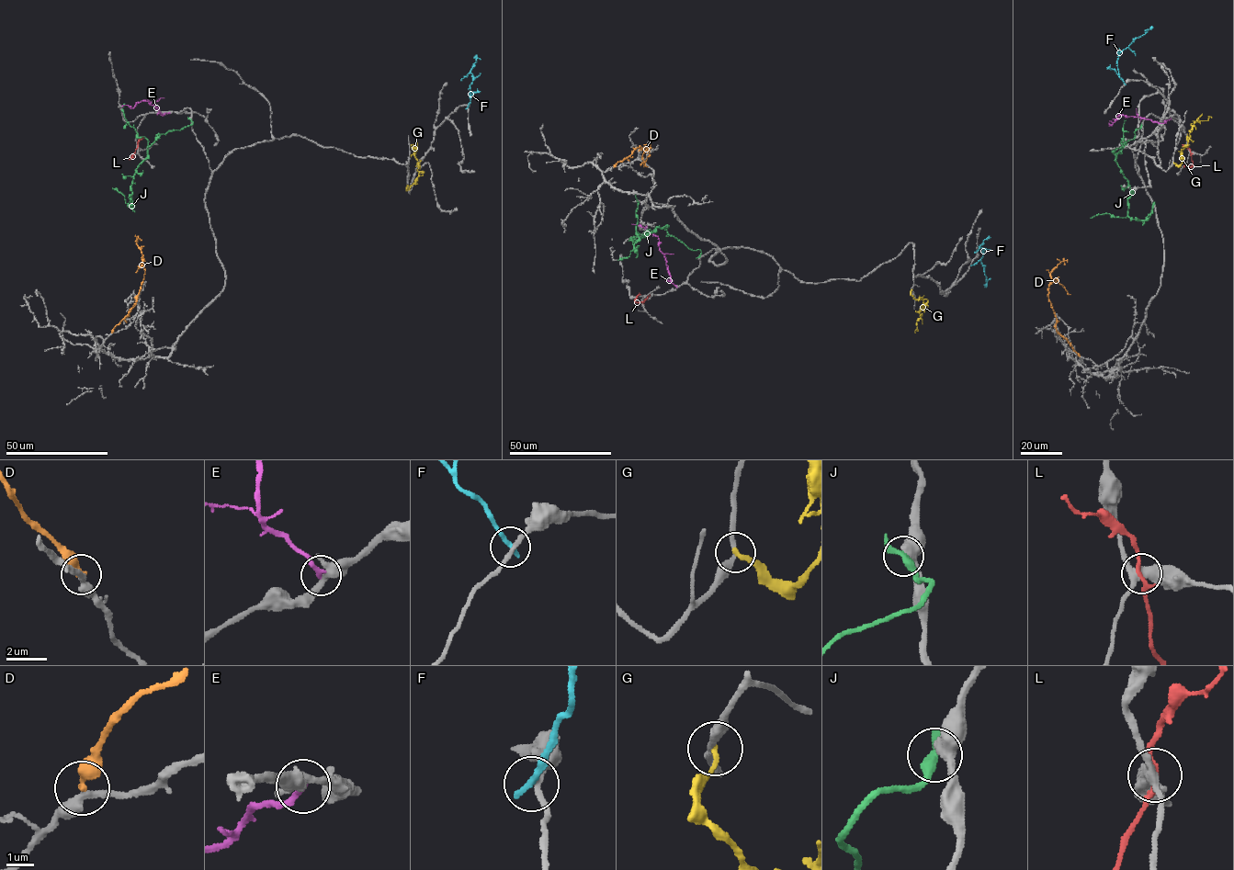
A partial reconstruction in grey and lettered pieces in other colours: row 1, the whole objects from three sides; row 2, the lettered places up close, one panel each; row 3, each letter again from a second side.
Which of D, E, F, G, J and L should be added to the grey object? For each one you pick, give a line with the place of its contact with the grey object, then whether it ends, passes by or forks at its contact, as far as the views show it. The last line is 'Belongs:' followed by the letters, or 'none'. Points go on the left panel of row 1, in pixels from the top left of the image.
Belongs: none

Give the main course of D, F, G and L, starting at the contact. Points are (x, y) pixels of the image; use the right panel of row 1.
D: (1079, 355), (1056, 328), (1056, 318), (1048, 297), (1050, 273), (1061, 262), (1067, 262)
F: (1125, 84), (1119, 77), (1116, 61), (1119, 54), (1135, 39), (1153, 27)
G: (1173, 163), (1179, 165), (1182, 163), (1182, 150), (1187, 144), (1194, 124), (1206, 120), (1209, 117)
L: (1191, 152), (1192, 166), (1184, 163)

